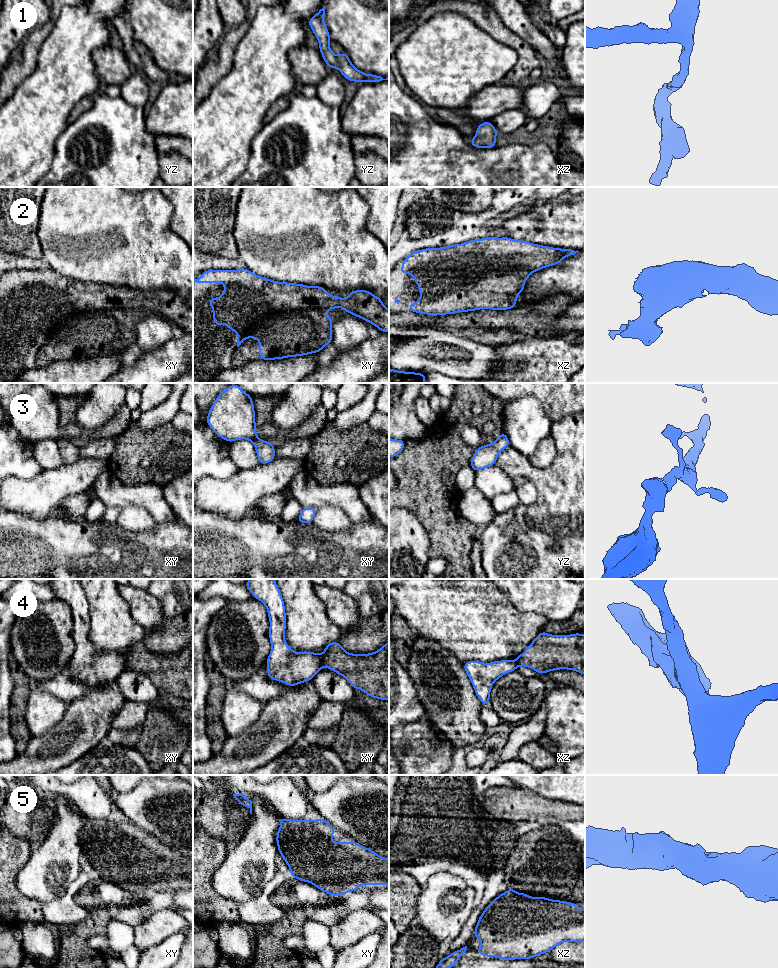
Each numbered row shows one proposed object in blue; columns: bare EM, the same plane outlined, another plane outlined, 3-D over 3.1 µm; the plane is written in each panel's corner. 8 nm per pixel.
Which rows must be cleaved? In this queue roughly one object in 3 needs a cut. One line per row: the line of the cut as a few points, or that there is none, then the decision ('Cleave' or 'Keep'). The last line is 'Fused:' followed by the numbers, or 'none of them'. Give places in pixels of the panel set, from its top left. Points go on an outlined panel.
1: No split. Keep
2: No split. Keep
3: No split. Keep
4: Split along xy (319, 654), (322, 666). Cleave
5: No split. Keep
Fused: 4

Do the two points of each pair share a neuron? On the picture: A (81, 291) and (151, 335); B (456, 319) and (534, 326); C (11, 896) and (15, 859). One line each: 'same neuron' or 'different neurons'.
A: different neurons
B: same neuron
C: same neuron

